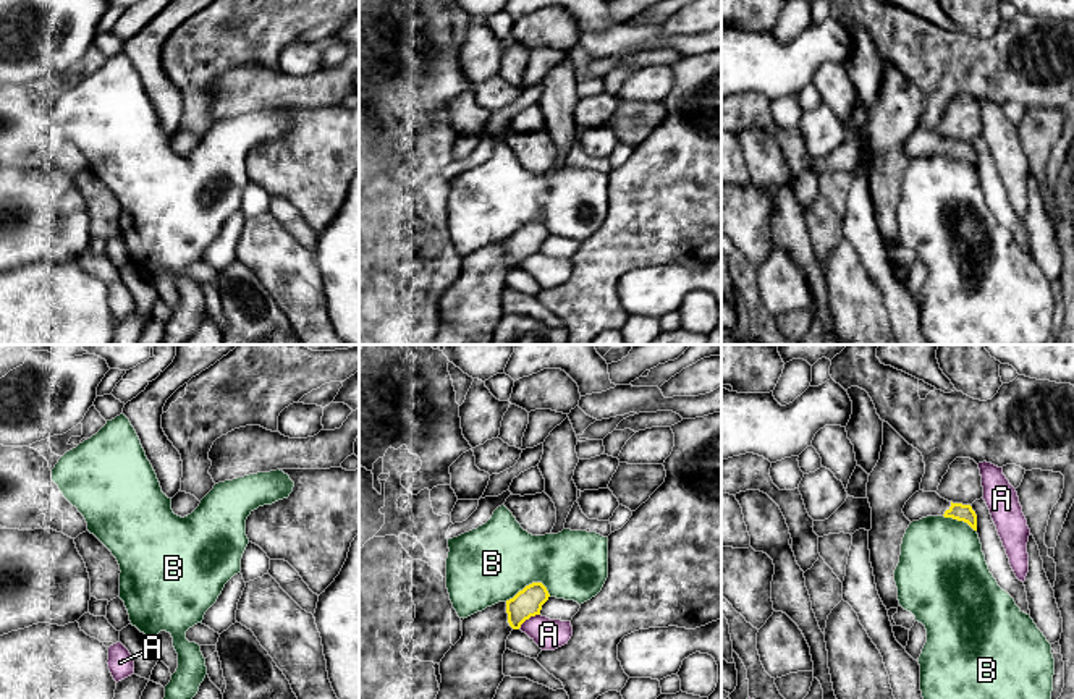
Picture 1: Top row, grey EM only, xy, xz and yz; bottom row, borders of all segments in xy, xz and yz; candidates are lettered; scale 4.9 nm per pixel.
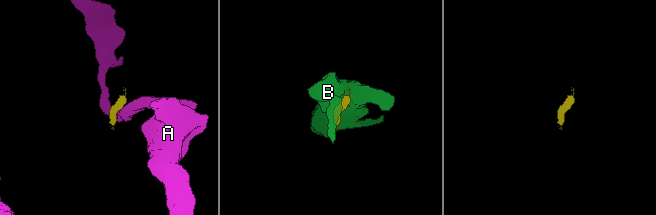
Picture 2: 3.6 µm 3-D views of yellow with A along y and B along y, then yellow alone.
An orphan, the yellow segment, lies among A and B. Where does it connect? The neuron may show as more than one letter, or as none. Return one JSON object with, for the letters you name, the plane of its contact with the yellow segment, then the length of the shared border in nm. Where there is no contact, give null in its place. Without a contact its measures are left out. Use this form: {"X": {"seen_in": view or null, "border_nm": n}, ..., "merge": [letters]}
{"merge": []}

